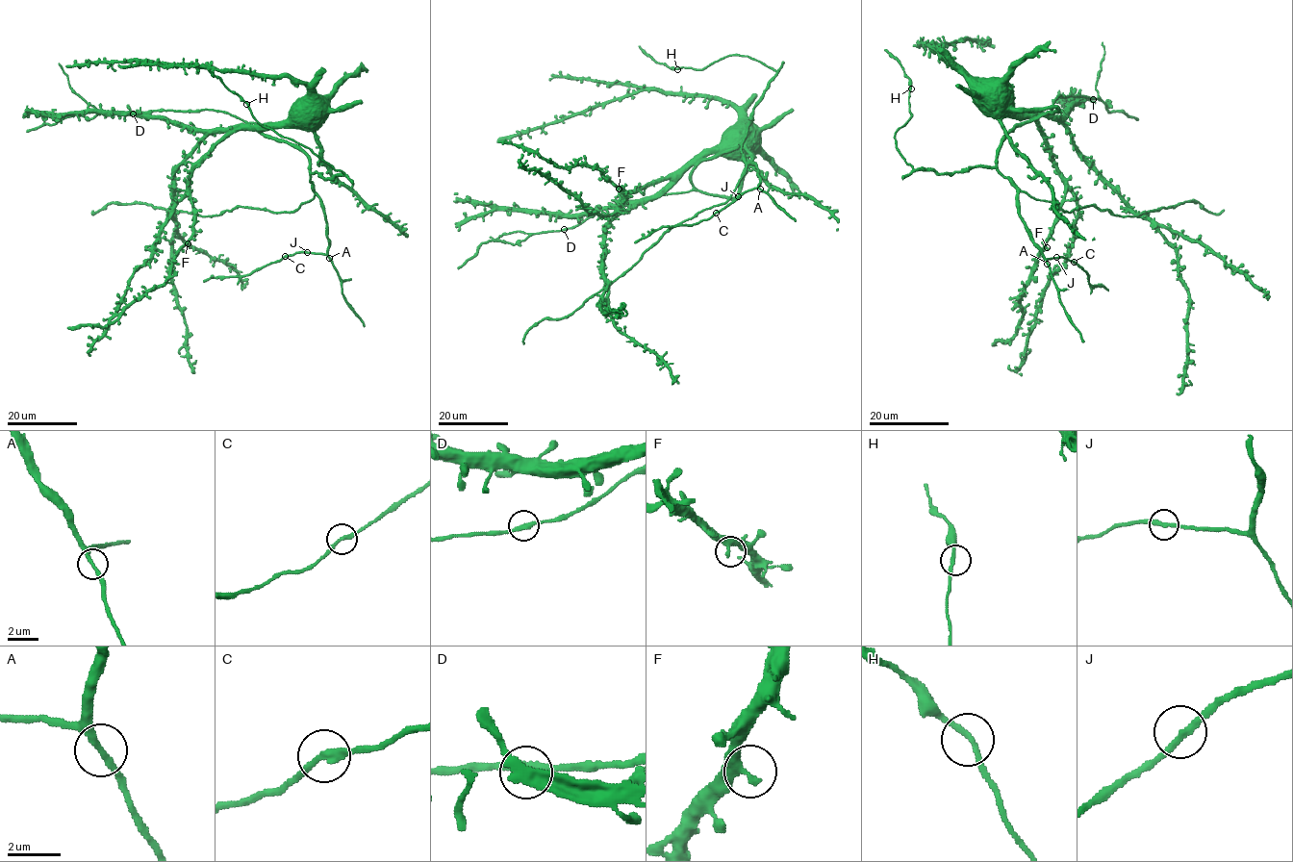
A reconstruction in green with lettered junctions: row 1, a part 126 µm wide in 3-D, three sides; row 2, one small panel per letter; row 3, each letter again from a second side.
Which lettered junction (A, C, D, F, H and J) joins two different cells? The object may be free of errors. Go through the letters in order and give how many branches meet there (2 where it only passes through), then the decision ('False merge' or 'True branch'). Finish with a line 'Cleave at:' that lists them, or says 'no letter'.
A: Branches: 2. True branch
C: Branches: 2. True branch
D: Branches: 2. True branch
F: Branches: 2. True branch
H: Branches: 2. True branch
J: Branches: 2. True branch
Cleave at: no letter

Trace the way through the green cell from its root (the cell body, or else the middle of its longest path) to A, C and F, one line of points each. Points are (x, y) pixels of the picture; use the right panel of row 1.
A: (979, 101), (996, 117), (1057, 109), (1018, 124), (997, 154), (997, 168), (1016, 190), (1021, 218), (1047, 264)
C: (979, 101), (996, 117), (1057, 109), (1018, 124), (998, 150), (997, 168), (1016, 190), (1041, 254), (1074, 262)
F: (979, 101), (981, 104), (991, 104), (1001, 111), (1030, 116), (1064, 183), (1058, 220), (1045, 243), (1047, 247)

